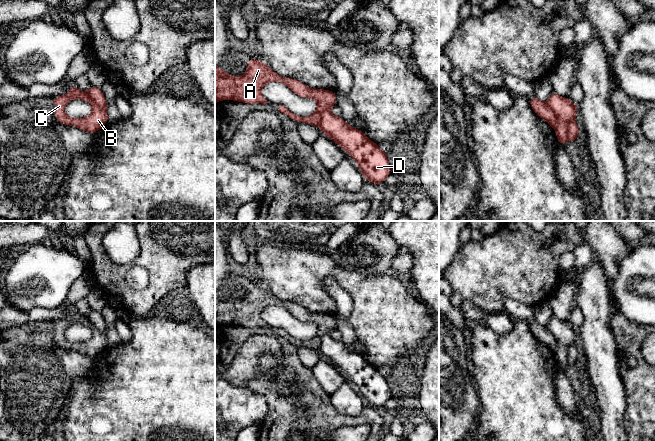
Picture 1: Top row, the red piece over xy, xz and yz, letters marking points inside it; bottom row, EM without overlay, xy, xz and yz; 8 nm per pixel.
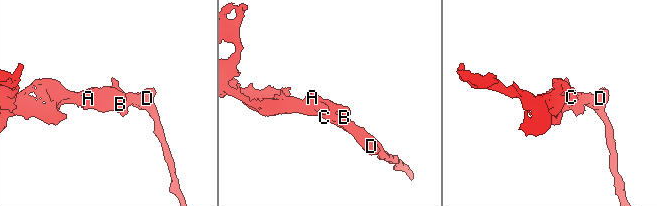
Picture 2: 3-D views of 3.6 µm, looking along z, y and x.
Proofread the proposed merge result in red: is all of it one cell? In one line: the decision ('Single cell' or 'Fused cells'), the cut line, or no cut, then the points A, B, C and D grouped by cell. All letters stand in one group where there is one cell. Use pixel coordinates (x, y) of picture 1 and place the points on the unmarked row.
Fused cells. Split along yz (547, 326), (557, 341), (555, 352). Groups: A B C / D

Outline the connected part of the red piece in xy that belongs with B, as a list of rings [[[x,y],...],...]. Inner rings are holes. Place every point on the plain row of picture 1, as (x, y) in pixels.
[[[77,310],[70,311],[67,319],[52,321],[55,328],[55,343],[64,349],[75,350],[83,355],[95,358],[108,346],[108,338],[106,332],[100,332],[95,328],[89,320],[82,316]],[[73,323],[82,323],[92,330],[92,337],[84,342],[68,341],[64,332],[65,329]]]

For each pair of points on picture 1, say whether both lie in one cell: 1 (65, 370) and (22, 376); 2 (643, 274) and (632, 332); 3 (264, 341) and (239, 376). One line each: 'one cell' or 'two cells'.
1: one cell
2: two cells
3: one cell

